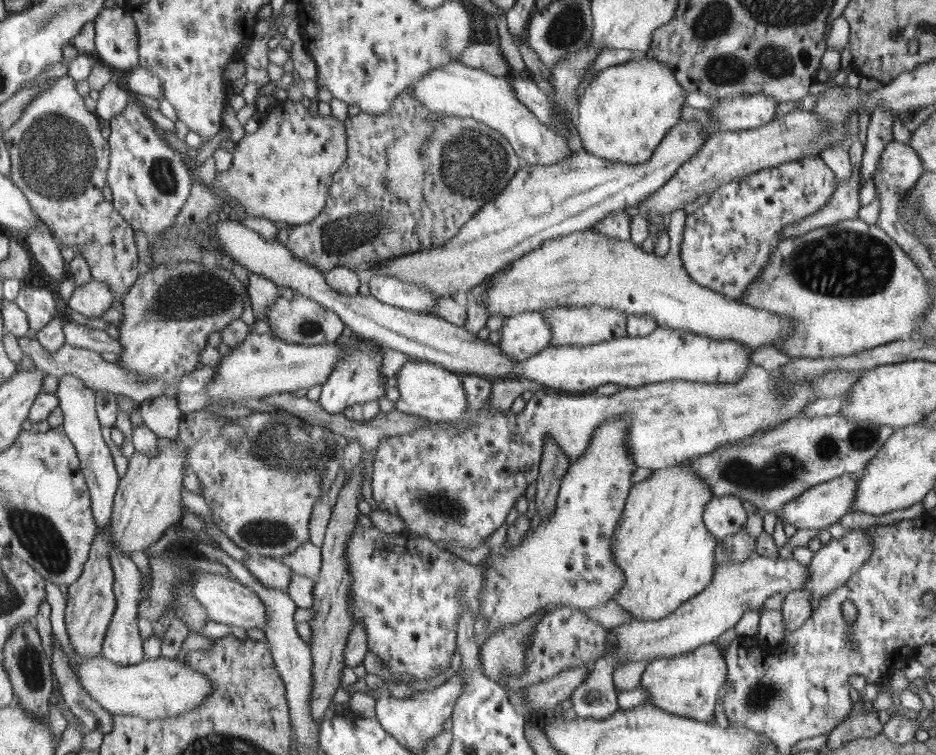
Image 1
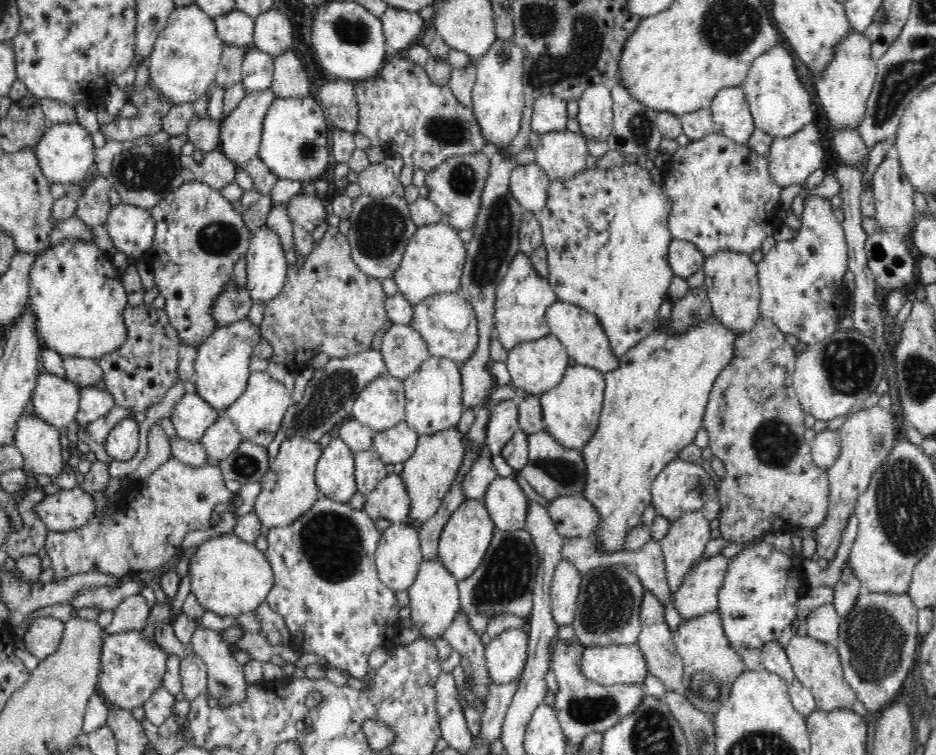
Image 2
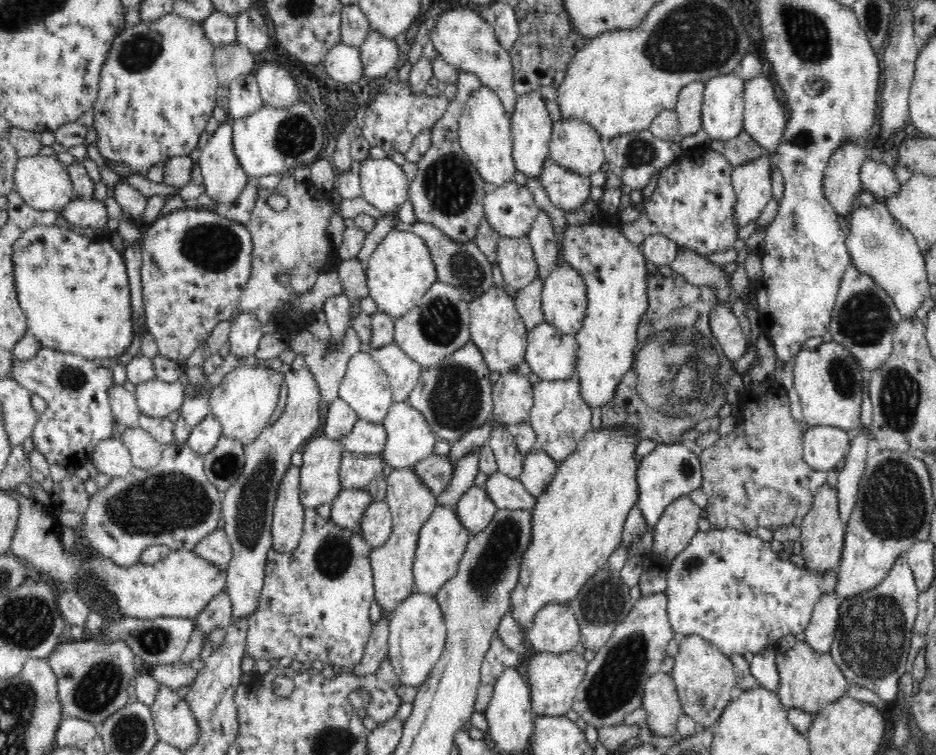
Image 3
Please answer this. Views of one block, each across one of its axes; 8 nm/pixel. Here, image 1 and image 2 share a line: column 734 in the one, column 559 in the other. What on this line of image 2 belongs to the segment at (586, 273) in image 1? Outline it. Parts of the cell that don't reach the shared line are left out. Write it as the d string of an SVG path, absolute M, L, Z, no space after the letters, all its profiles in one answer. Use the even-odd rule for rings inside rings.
M558 300L550 306L550 309L546 310L545 319L551 334L556 336L564 346L573 364L589 366L601 372L610 372L618 366L619 358L611 352L607 335L599 325L598 317L595 317L593 313Z

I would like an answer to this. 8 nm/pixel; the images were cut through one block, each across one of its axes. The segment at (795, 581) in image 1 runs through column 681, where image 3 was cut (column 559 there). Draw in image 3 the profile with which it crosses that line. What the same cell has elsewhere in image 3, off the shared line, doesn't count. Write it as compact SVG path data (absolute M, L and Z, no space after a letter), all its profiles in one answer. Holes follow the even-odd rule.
M547 605L536 614L525 638L533 652L562 654L578 644L581 632L569 605Z

